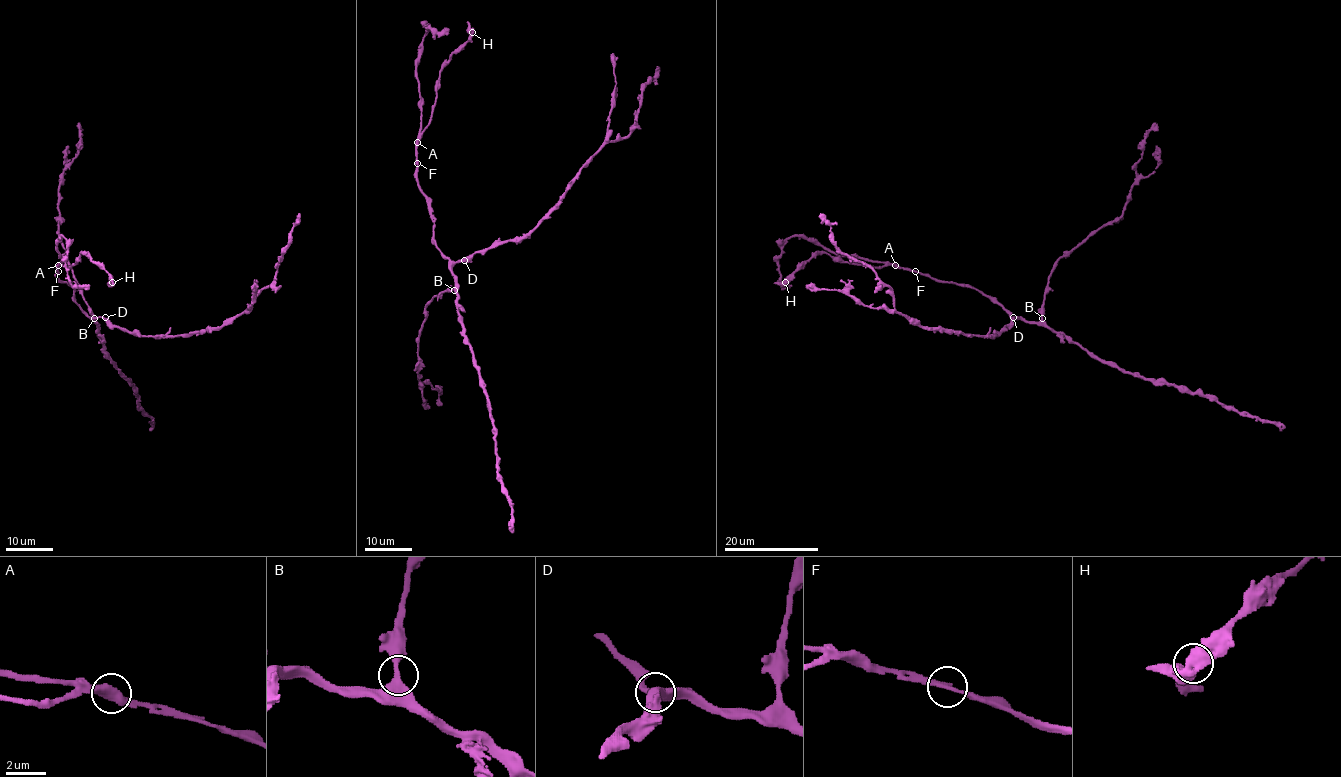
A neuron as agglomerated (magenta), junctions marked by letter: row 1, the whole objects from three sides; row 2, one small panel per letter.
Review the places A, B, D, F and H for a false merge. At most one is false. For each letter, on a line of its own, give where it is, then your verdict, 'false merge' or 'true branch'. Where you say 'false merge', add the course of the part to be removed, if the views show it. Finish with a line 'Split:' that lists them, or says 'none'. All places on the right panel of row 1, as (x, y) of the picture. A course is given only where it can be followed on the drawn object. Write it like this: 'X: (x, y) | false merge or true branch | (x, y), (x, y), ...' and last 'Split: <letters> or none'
A: (895, 265) | true branch
B: (1042, 318) | true branch
D: (1013, 317) | true branch
F: (915, 271) | true branch
H: (785, 282) | true branch
Split: none

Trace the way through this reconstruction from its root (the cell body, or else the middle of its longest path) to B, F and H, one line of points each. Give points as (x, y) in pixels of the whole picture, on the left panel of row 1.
B: (105, 320), (93, 317), (95, 322), (94, 318)
F: (105, 320), (90, 317), (75, 303), (74, 289), (58, 277), (58, 272)
H: (105, 320), (90, 317), (75, 303), (74, 289), (58, 277), (57, 267), (70, 267), (86, 253), (112, 282)

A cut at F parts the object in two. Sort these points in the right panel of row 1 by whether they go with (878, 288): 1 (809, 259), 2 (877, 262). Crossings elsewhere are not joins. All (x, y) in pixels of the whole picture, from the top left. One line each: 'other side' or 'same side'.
1: other side
2: other side

